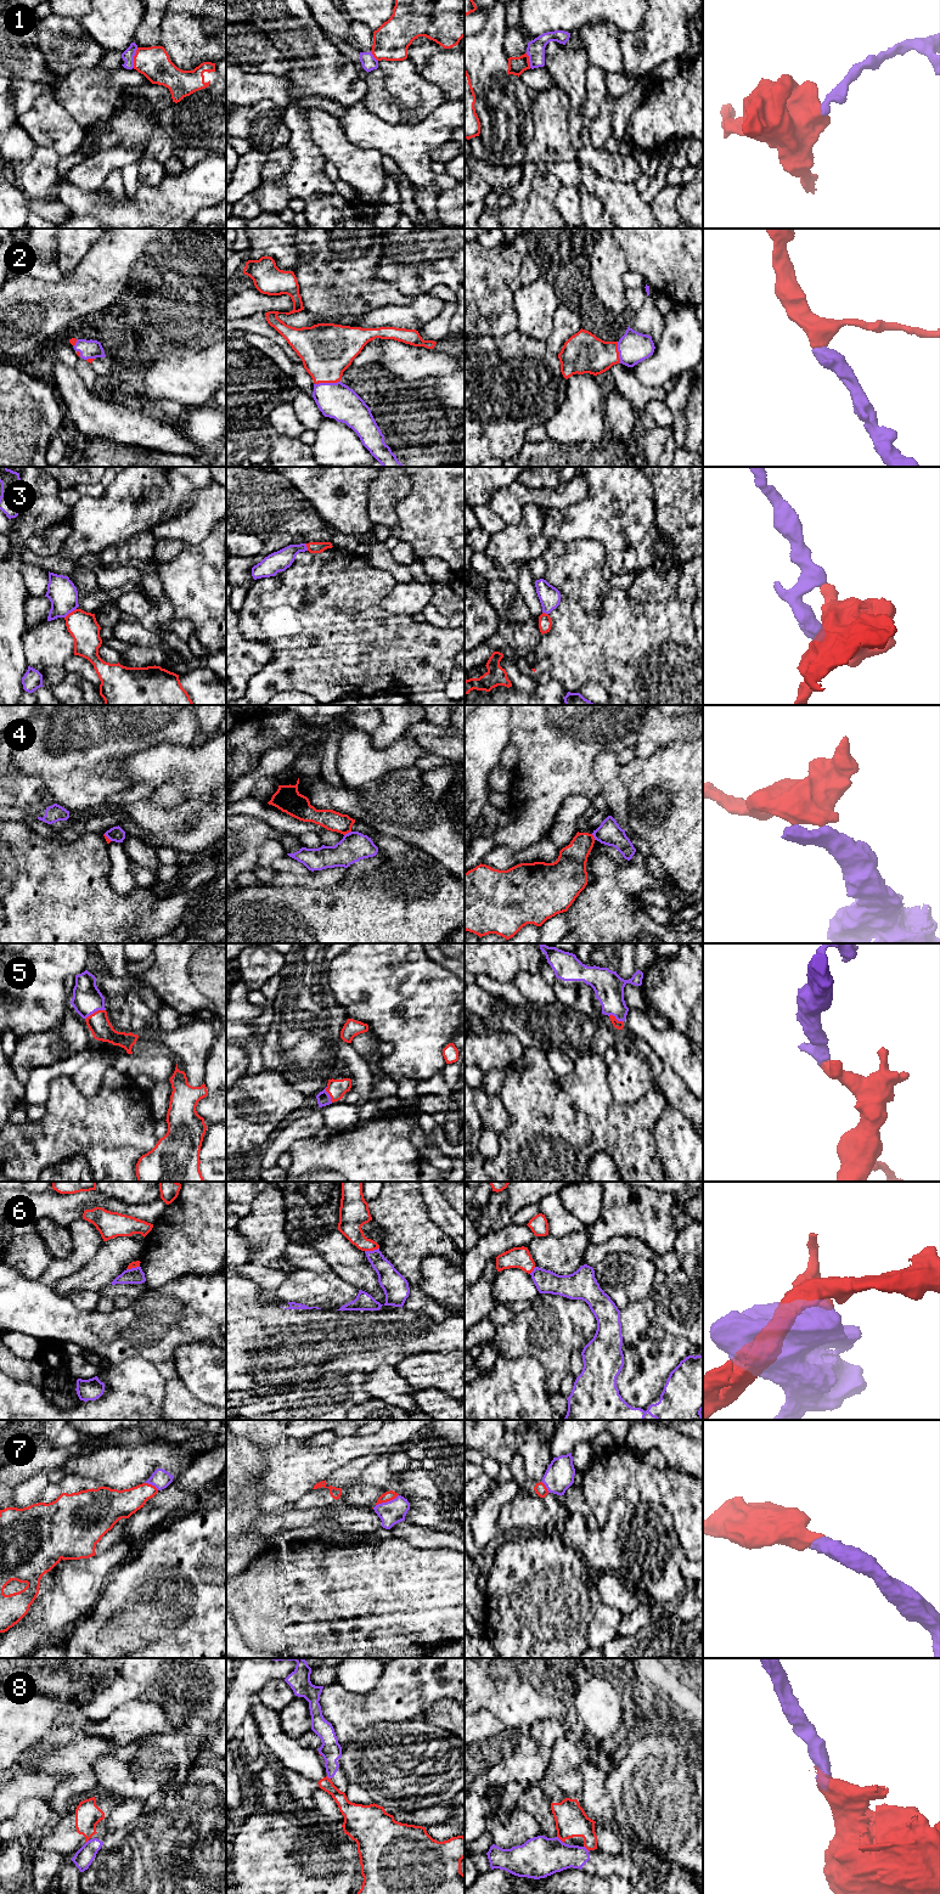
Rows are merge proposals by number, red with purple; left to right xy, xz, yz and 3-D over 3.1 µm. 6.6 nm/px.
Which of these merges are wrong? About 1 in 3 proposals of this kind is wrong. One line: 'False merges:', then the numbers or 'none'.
False merges: 1, 3, 4, 6, 8

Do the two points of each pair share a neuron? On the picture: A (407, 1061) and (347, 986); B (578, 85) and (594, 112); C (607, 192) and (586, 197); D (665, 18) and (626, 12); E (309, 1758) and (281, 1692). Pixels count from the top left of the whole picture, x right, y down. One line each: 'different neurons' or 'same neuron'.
A: same neuron
B: different neurons
C: different neurons
D: different neurons
E: different neurons

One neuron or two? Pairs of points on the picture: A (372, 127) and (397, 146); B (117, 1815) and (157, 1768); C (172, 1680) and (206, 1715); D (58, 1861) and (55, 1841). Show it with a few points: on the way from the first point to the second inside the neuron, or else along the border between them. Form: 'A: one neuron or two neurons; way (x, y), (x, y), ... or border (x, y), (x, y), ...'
A: one neuron; way (378, 133), (390, 140)
B: two neurons; border (105, 1792), (112, 1796), (147, 1799)
C: one neuron; way (180, 1689), (197, 1707)
D: two neurons; border (33, 1844), (60, 1852), (71, 1858)

